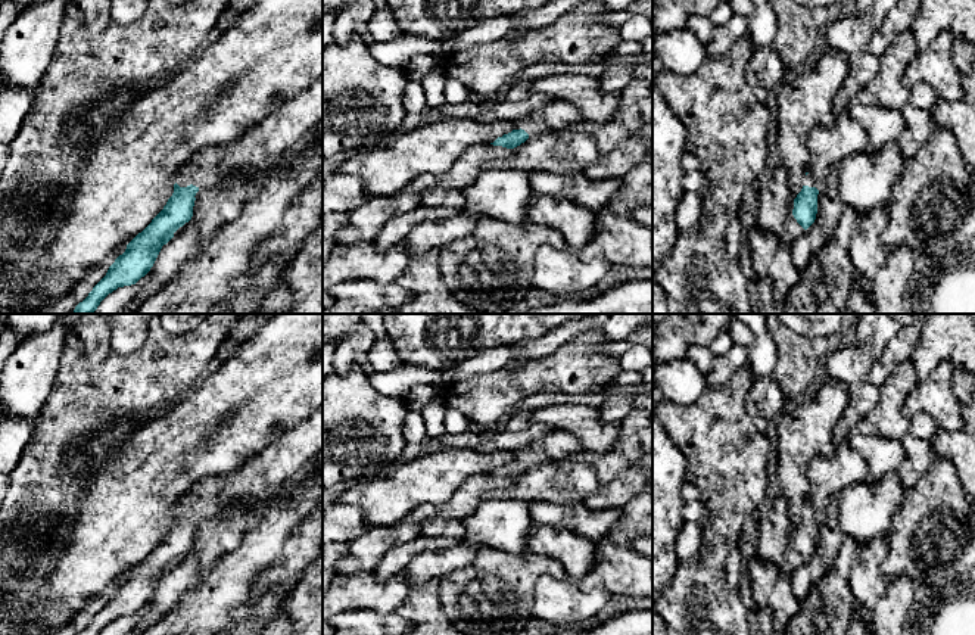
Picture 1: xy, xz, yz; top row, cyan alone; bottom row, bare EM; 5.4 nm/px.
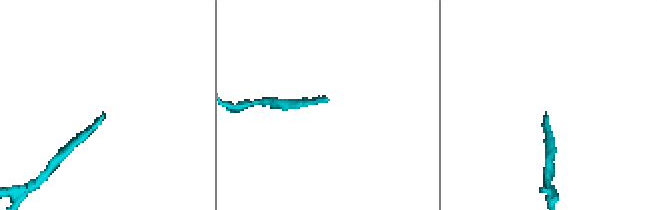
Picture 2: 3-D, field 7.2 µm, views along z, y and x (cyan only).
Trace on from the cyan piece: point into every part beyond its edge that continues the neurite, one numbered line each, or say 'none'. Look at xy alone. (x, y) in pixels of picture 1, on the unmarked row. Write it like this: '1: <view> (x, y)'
1: xy (290, 451)

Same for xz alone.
1: xz (557, 445)

